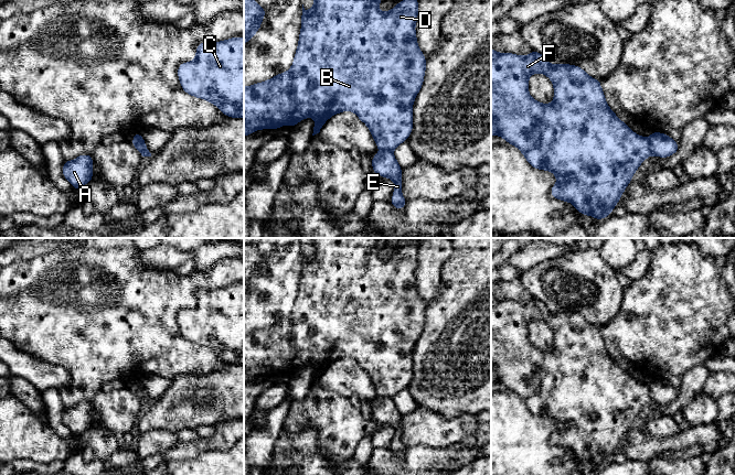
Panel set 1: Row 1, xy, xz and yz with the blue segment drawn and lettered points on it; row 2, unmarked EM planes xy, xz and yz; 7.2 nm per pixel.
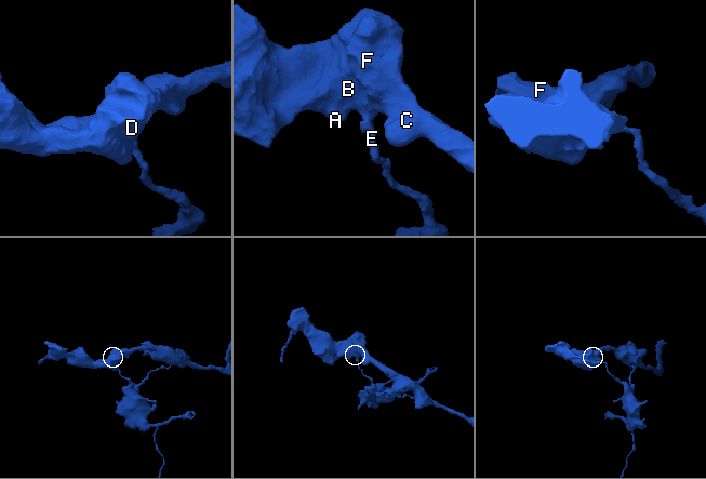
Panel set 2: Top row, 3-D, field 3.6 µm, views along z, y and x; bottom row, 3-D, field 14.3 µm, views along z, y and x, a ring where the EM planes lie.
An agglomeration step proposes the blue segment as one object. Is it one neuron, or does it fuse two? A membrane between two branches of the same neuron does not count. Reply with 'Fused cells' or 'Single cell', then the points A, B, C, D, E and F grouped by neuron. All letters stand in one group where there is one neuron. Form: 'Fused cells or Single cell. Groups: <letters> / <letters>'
Fused cells. Groups: A B C D F / E

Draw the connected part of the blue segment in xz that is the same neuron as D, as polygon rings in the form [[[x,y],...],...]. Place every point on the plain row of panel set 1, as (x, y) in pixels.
[[[311,238],[311,242],[313,253],[306,258],[302,251],[299,288],[290,316],[244,334],[244,384],[256,377],[276,377],[284,371],[294,375],[307,364],[316,367],[315,382],[329,365],[350,357],[368,373],[381,399],[393,398],[413,378],[413,350],[426,317],[426,304],[418,294],[415,278],[419,246],[402,247],[392,257],[382,260],[379,257],[382,238]]]

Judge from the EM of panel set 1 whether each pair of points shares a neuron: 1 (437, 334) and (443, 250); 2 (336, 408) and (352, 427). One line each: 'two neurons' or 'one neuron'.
1: two neurons
2: one neuron

